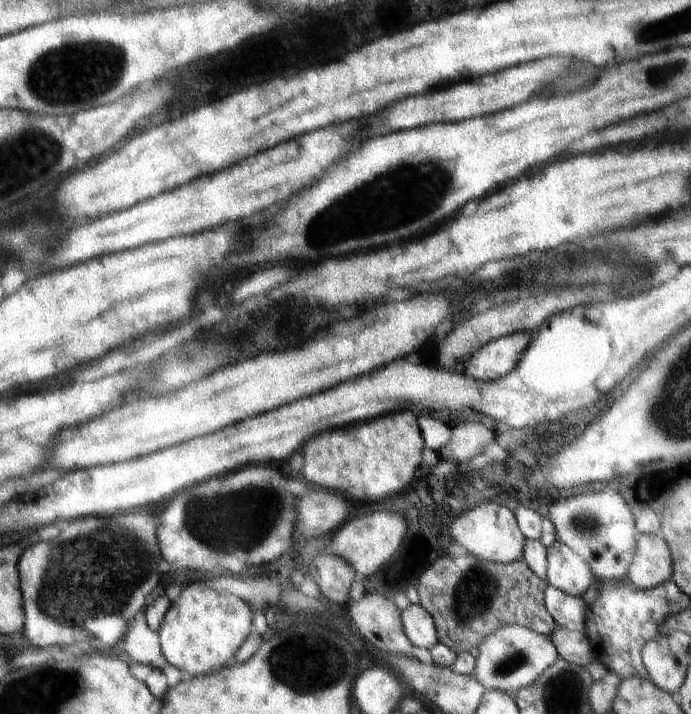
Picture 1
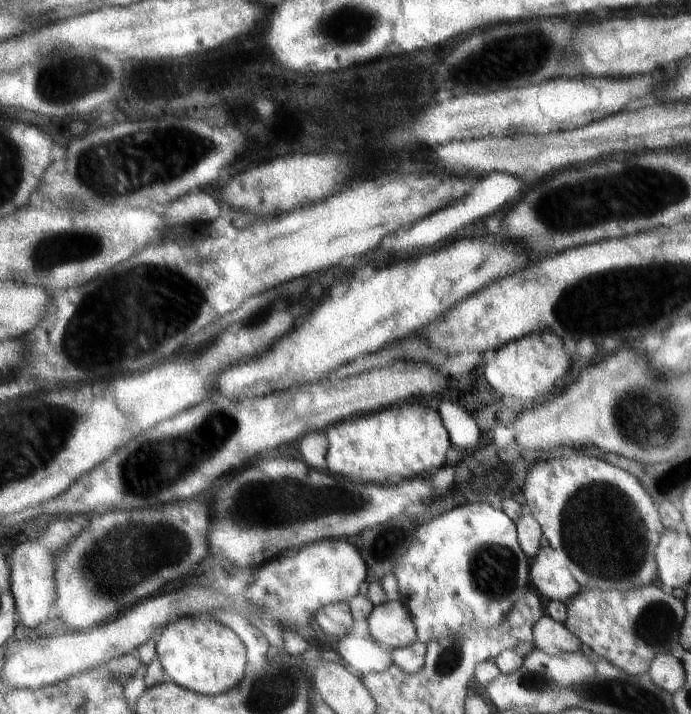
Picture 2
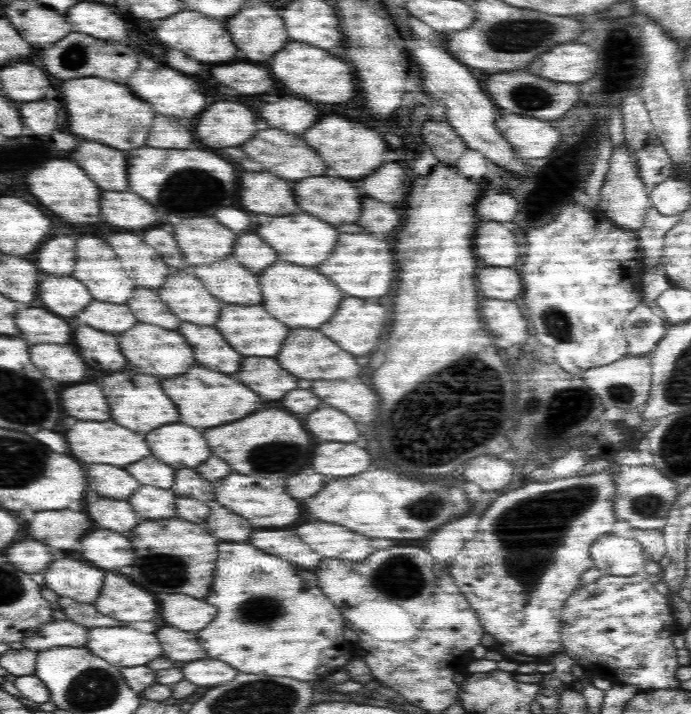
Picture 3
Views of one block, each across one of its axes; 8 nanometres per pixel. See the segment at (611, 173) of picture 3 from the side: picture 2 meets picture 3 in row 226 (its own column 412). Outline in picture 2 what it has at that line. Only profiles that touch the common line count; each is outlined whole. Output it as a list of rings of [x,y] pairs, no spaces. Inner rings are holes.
[[[387,600],[373,606],[367,625],[369,635],[390,648],[404,648],[417,639],[411,614],[401,601]]]

